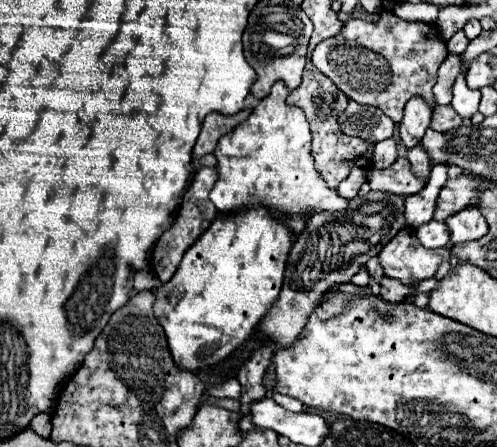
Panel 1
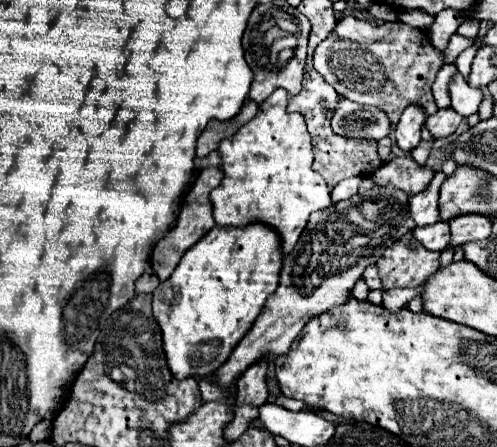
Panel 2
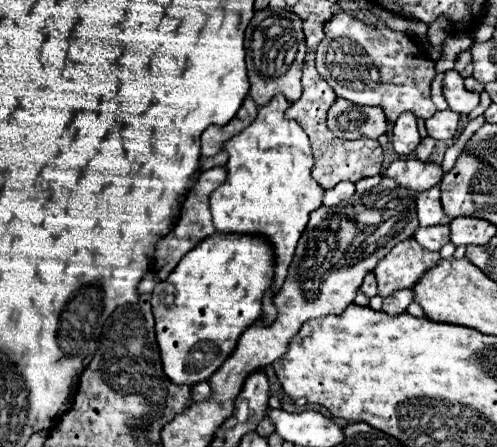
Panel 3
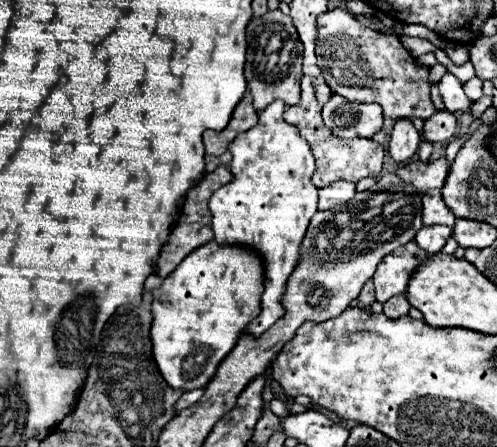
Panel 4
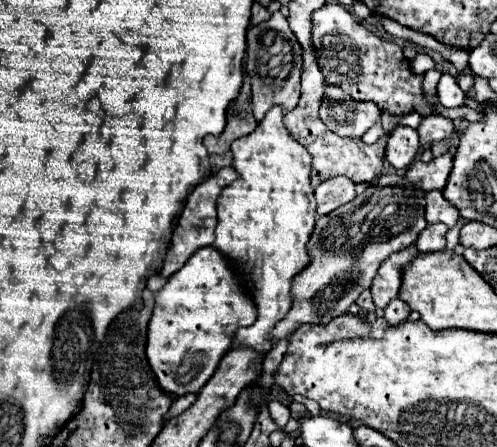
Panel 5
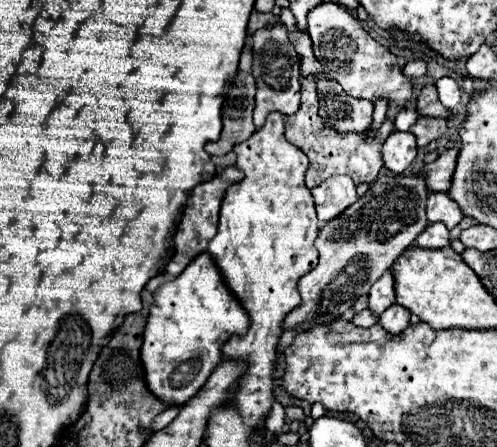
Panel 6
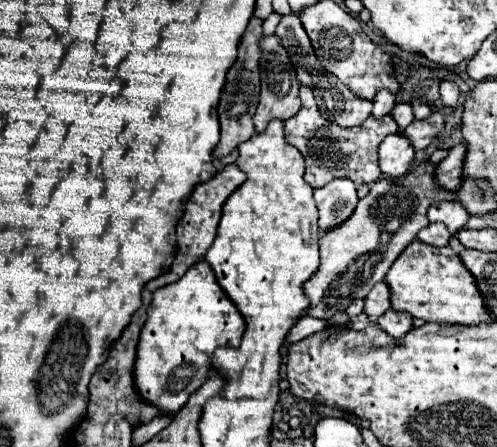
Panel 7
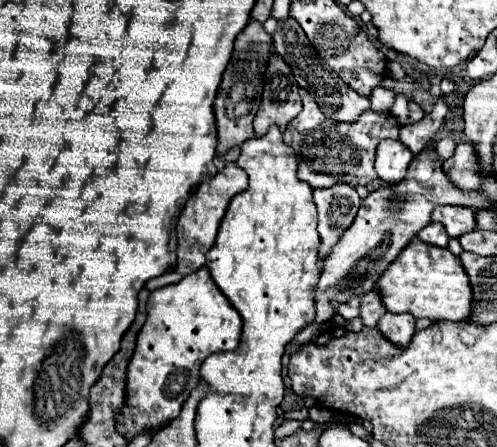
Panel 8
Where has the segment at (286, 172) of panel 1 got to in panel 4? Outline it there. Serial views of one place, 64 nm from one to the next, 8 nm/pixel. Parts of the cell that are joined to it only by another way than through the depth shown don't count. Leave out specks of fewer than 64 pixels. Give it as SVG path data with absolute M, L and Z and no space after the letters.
M274 100L258 112L258 124L252 130L232 140L228 150L232 152L230 172L234 178L216 190L208 204L214 216L212 230L220 244L244 244L256 248L264 258L266 284L262 312L244 330L252 336L266 332L284 314L280 298L286 280L296 266L300 240L318 208L318 188L310 180L314 172L314 156L300 132L284 122L284 108L284 100Z

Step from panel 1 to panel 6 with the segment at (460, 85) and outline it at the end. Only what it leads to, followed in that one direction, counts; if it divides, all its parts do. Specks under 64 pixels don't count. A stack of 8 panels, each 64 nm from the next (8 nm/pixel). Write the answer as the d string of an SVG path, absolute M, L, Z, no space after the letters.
M444 76L444 78L440 78L440 80L436 82L436 86L438 86L440 102L442 102L446 108L454 108L454 106L460 102L462 92L460 92L460 86L458 86L458 82L456 82L454 78Z

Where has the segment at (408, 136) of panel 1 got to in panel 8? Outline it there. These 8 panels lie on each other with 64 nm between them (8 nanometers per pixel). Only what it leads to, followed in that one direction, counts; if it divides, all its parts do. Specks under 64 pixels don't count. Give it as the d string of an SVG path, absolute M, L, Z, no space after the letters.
M382 140L376 152L376 172L386 182L400 182L406 176L406 170L414 154L400 140Z

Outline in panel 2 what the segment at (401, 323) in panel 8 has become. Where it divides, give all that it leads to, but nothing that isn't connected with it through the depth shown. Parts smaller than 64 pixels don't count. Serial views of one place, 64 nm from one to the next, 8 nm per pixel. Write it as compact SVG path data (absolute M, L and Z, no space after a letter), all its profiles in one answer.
M423 285L418 288L390 288L390 290L386 290L386 292L382 292L384 294L384 302L382 302L382 306L384 308L388 308L388 310L400 310L400 308L404 308L414 296L418 296L422 292Z

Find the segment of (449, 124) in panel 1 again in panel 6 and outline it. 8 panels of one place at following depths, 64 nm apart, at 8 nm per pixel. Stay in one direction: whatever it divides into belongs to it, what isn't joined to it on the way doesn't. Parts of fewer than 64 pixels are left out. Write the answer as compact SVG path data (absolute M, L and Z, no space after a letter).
M422 116L422 118L410 128L410 132L416 136L418 146L428 146L430 142L442 138L442 136L448 132L448 120Z

